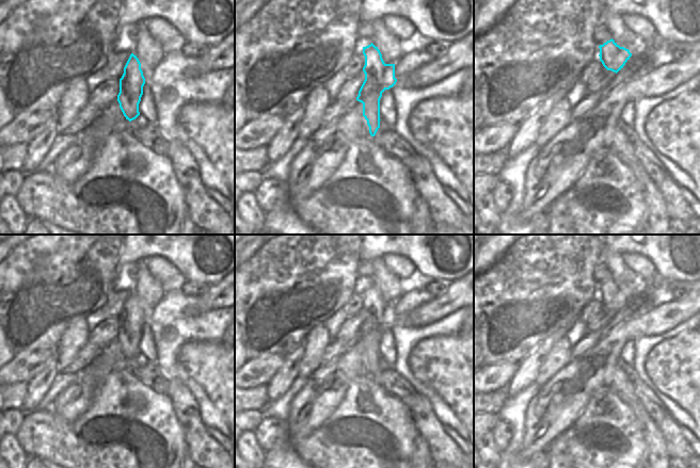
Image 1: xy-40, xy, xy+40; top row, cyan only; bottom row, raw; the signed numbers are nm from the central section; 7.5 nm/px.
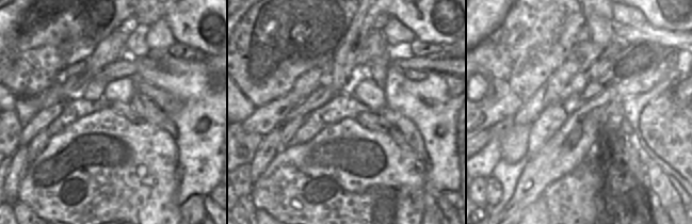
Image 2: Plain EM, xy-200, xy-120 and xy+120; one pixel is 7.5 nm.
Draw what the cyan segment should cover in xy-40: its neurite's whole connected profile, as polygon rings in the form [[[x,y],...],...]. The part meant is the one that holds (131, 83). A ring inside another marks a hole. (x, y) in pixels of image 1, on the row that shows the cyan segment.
[[[131,53],[120,79],[120,93],[117,95],[120,108],[129,122],[140,115],[139,103],[143,95],[144,84],[145,78],[141,69],[141,63],[137,55]]]

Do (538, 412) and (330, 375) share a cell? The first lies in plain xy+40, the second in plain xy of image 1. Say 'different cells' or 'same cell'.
same cell

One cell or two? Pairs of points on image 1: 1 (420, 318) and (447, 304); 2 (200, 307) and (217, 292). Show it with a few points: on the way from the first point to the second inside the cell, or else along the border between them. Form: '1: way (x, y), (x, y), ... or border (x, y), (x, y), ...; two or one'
1: way (427, 313), (441, 307); one
2: way (204, 304), (212, 296); one

